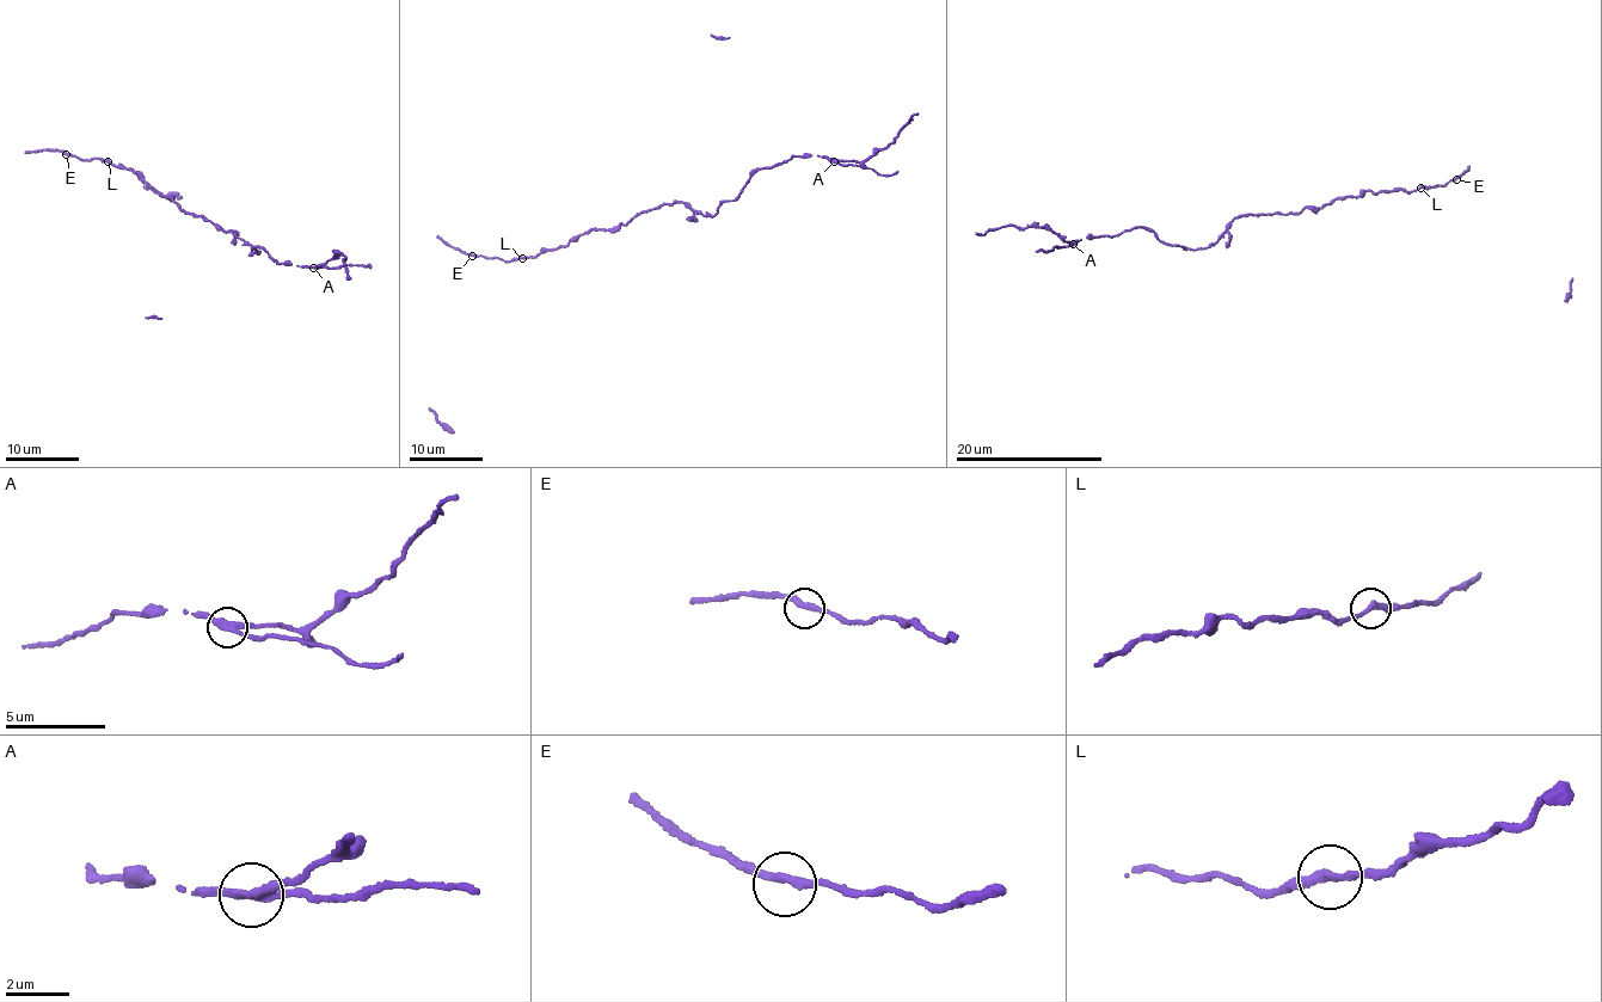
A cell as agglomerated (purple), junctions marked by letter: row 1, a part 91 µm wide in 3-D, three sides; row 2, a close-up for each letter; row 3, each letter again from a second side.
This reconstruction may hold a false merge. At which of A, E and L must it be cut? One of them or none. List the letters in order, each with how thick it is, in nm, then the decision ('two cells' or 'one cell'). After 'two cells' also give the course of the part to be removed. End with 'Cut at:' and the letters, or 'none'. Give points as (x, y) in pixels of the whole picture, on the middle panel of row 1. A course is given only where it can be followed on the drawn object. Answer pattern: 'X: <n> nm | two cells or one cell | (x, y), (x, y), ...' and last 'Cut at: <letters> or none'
A: 240 nm | two cells | (833, 161), (889, 177), (897, 170)
E: 280 nm | one cell
L: 280 nm | one cell
Cut at: A

